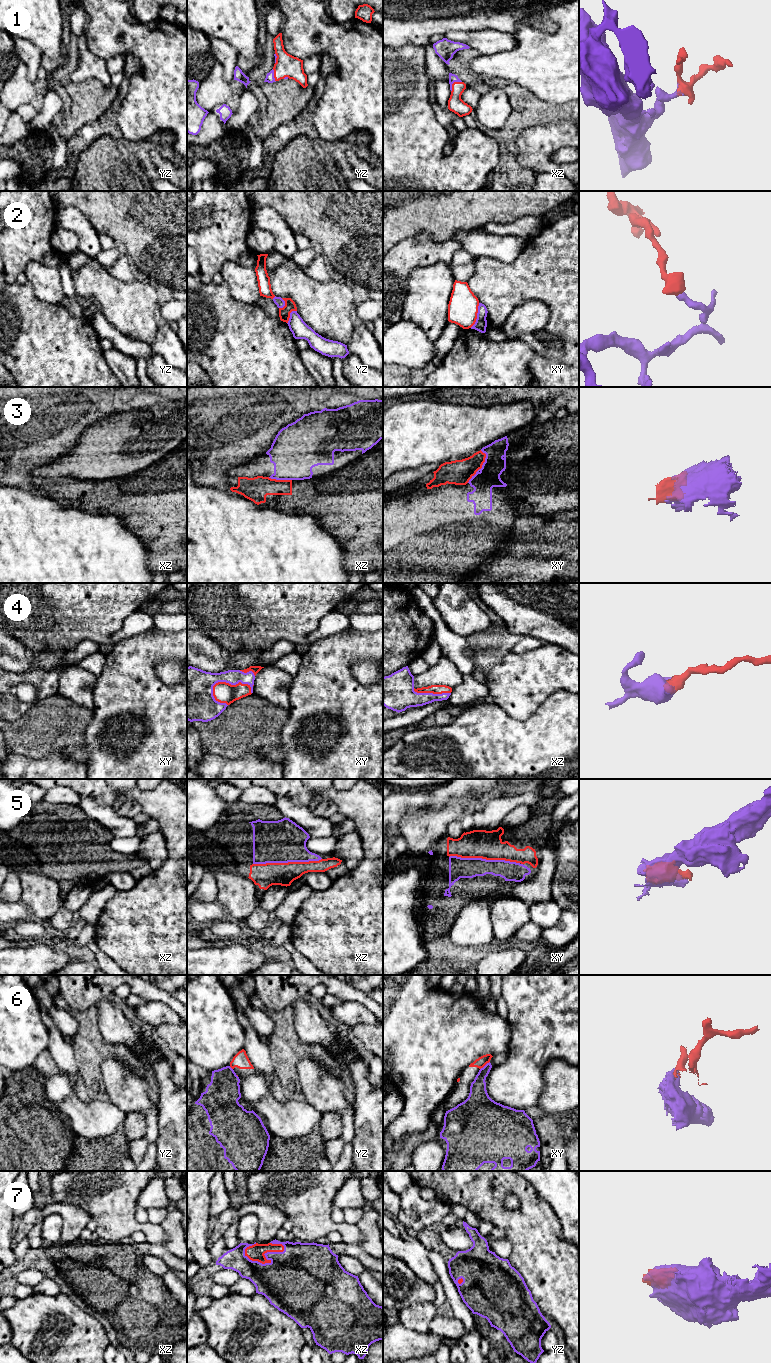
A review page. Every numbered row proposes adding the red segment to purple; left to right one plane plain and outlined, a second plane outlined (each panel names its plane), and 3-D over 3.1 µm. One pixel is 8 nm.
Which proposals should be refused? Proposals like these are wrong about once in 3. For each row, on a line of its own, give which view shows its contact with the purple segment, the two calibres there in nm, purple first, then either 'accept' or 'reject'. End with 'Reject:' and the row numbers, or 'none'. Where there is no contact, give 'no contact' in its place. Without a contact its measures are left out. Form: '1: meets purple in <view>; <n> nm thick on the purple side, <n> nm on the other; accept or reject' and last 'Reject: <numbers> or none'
1: meets purple in xz; 70 nm thick on the purple side, 130 nm on the other; accept
2: meets purple in xy; 100 nm thick on the purple side, 240 nm on the other; reject
3: meets purple in xy; 180 nm thick on the purple side, 200 nm on the other; reject
4: meets purple in xy; 170 nm thick on the purple side, 170 nm on the other; accept
5: meets purple in xy; 160 nm thick on the purple side, 220 nm on the other; accept
6: meets purple in xy; 150 nm thick on the purple side, 80 nm on the other; reject
7: meets purple in xz; 440 nm thick on the purple side, 130 nm on the other; accept
Reject: 2, 3, 6

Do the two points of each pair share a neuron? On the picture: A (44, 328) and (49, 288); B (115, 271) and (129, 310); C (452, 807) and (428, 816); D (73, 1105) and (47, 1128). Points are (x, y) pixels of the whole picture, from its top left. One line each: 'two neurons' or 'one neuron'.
A: two neurons
B: two neurons
C: one neuron
D: two neurons

